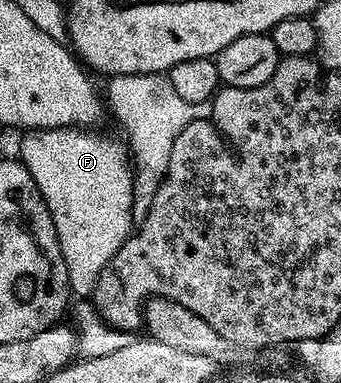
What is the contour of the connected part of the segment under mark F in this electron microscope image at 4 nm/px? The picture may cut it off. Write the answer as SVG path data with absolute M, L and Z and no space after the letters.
M87 128L32 130L22 135L18 154L53 216L71 293L75 296L93 292L101 268L117 256L117 248L133 233L133 166L128 151L91 133L95 132Z

